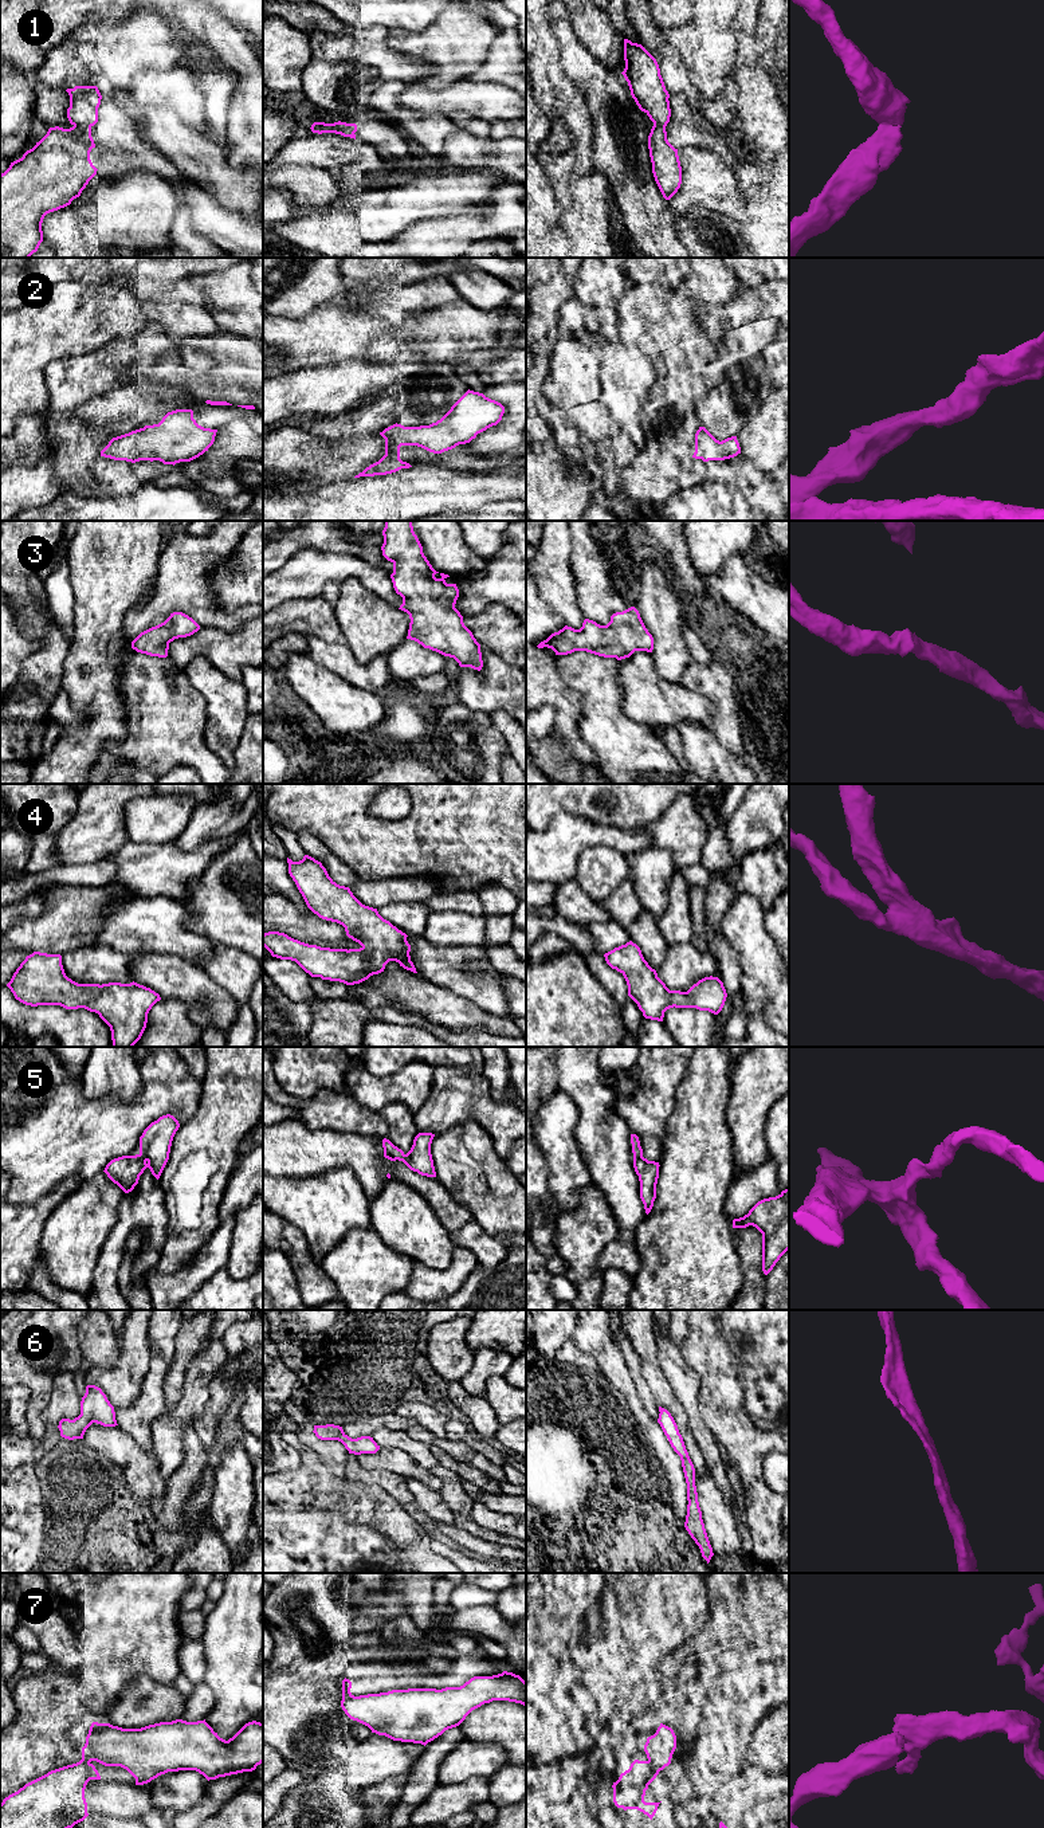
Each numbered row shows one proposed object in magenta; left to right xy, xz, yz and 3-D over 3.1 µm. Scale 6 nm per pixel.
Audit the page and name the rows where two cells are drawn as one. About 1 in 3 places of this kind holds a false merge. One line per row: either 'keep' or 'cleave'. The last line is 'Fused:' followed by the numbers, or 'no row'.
1: cleave
2: keep
3: keep
4: keep
5: keep
6: keep
7: cleave
Fused: 1, 7

